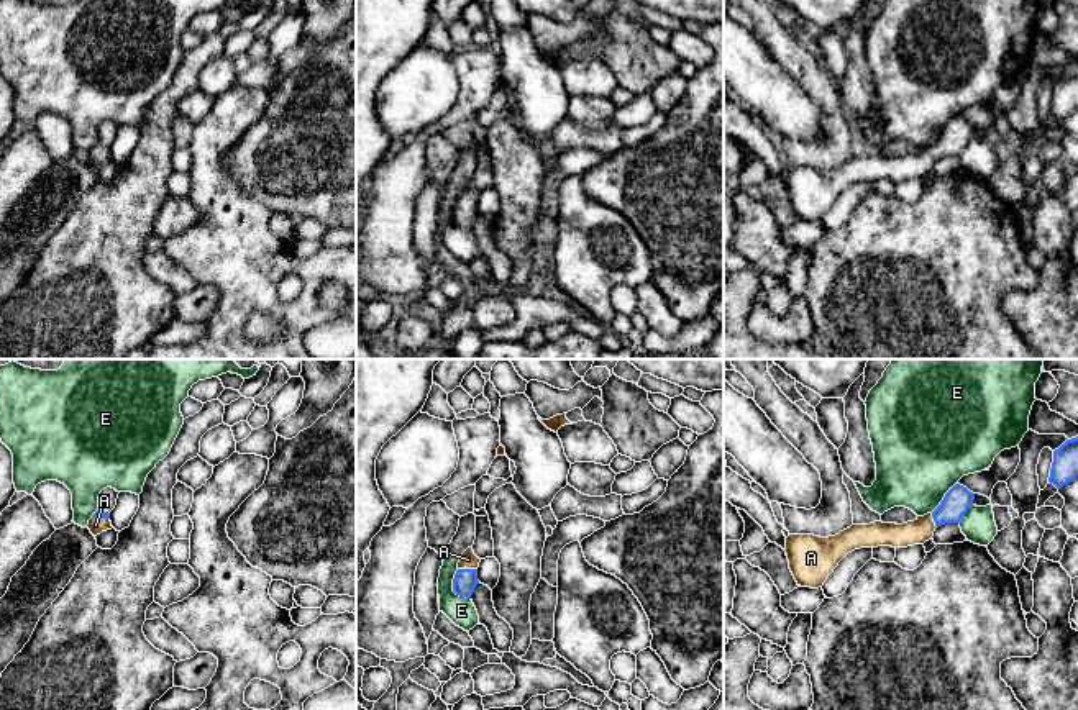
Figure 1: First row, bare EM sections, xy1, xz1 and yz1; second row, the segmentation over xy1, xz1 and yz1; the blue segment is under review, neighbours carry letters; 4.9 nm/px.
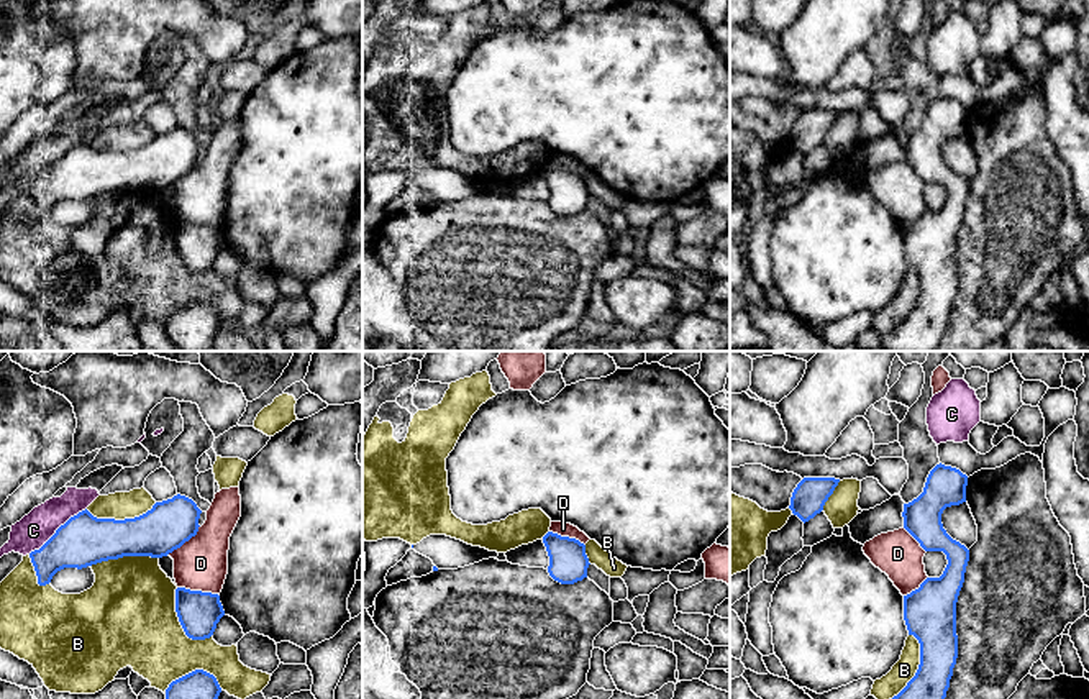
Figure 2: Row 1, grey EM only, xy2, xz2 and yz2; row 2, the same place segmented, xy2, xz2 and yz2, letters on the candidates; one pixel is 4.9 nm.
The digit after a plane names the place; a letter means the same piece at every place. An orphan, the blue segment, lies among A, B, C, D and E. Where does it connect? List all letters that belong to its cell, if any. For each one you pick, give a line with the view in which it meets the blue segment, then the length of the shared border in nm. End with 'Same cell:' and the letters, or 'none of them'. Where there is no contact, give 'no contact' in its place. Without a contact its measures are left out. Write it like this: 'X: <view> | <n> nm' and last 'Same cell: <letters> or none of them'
A: xz1 | 100 nm
Same cell: A

